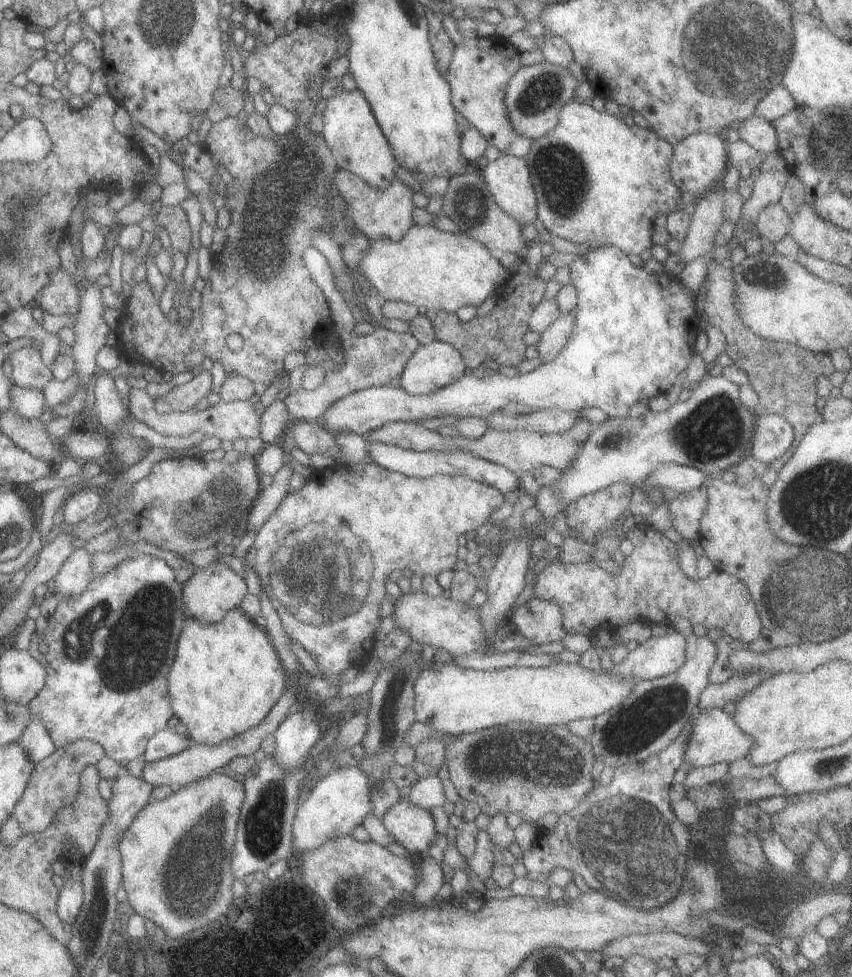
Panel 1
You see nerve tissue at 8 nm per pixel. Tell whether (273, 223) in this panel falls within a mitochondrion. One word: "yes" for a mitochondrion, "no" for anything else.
yes

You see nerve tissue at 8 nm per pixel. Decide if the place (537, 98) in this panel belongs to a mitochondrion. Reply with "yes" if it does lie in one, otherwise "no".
yes

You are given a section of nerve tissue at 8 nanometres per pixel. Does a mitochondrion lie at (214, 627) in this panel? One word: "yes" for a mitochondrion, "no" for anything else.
no

